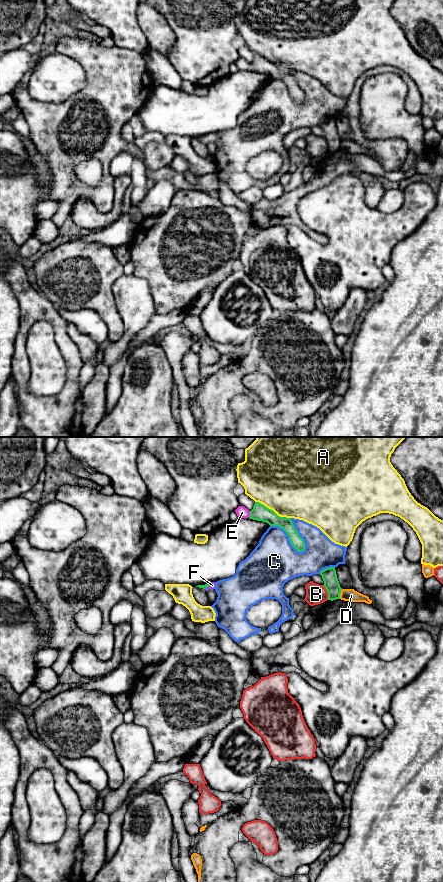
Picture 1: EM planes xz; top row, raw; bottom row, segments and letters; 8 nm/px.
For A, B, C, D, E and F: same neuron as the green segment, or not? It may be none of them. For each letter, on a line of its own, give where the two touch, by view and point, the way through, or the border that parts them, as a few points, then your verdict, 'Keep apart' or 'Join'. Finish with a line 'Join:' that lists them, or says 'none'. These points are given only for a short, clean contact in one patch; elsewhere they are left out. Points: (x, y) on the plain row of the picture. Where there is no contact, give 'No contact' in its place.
A: Touches green at xz (268, 60). Keep apart
B: Touches green at xz (327, 143). Keep apart
C: Touches green at xz (289, 90). Keep apart
D: Touches green at xz (340, 145). Keep apart
E: Touches green at xz (250, 66). Keep apart
F: Touches green at xz (207, 138). Path across: xz (206, 137), (207, 138), (212, 137). Join
Join: F

